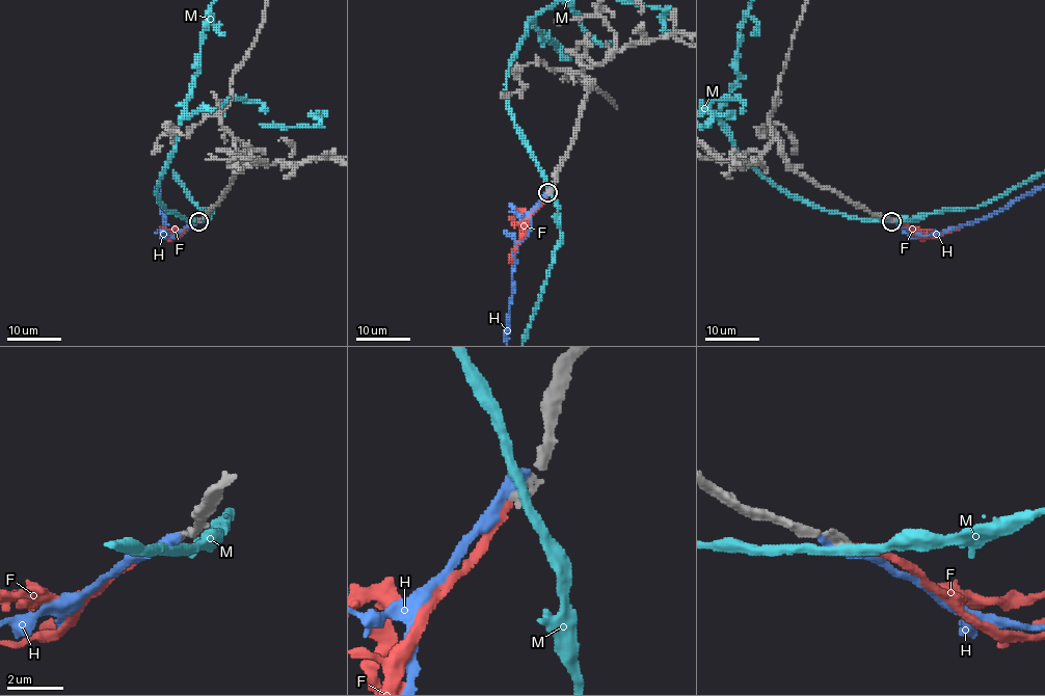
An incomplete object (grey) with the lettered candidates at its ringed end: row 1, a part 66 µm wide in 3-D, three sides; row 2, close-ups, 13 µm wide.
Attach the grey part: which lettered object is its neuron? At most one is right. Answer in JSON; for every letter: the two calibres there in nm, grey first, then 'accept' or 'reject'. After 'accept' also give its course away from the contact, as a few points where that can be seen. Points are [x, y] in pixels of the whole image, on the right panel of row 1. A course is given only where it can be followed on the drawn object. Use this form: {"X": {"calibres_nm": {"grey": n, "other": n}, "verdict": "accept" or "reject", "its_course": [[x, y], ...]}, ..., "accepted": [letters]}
{"F": {"calibres_nm": {"grey": 340, "other": 320}, "verdict": "accept", "its_course": [[892, 221], [902, 222], [921, 237], [938, 236], [962, 226]]}, "H": {"calibres_nm": {"grey": 400, "other": 440}, "verdict": "reject"}, "M": {"calibres_nm": {"grey": 380, "other": 320}, "verdict": "reject"}, "accepted": ["F"]}

